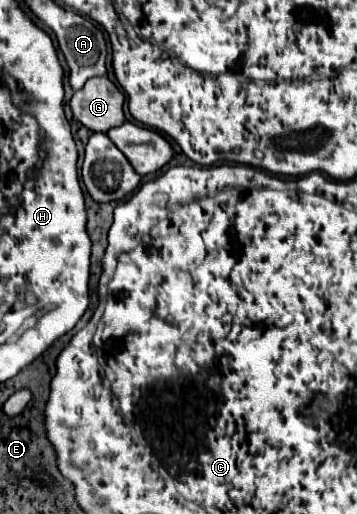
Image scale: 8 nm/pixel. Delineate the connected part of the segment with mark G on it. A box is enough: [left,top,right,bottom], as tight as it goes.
[70,77,124,133]

